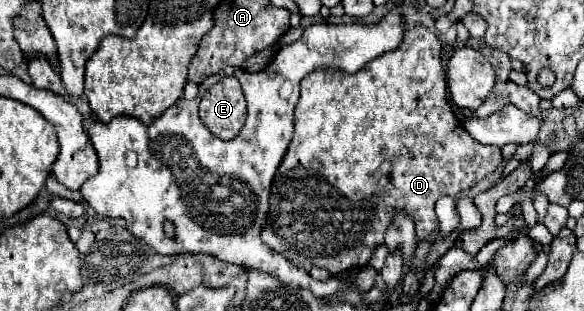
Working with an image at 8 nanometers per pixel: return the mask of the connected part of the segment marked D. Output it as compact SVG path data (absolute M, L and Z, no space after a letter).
M414 27L404 35L398 49L378 55L376 59L366 63L366 67L362 67L356 73L322 69L322 71L314 71L314 73L310 73L302 79L302 83L300 83L300 101L298 101L296 113L294 113L294 137L288 145L288 151L286 151L286 155L284 155L284 159L282 159L282 163L280 163L276 175L274 175L272 187L270 187L270 199L268 199L270 207L268 207L266 223L262 227L262 243L268 245L274 253L284 255L292 265L302 267L304 271L310 271L312 267L322 267L322 269L330 271L330 275L340 275L340 273L350 271L350 269L366 267L370 263L374 251L380 245L384 245L386 227L392 223L396 213L408 213L416 223L418 239L426 241L428 237L434 235L434 231L438 227L438 217L436 217L436 211L434 211L436 201L444 195L458 195L460 191L470 189L478 181L492 175L494 169L500 163L502 163L500 149L490 147L490 145L480 145L478 141L474 141L452 111L452 105L450 105L450 99L448 99L446 73L444 73L442 61L440 61L440 41L438 41L438 37L426 27Z

